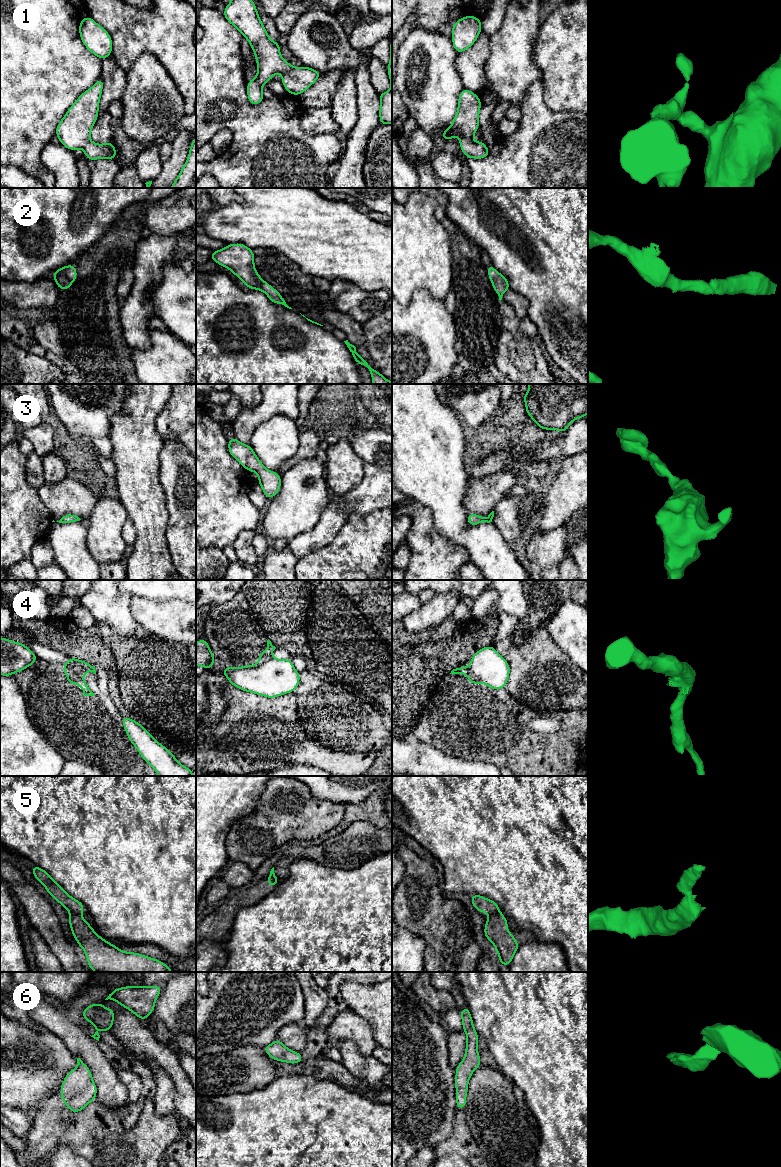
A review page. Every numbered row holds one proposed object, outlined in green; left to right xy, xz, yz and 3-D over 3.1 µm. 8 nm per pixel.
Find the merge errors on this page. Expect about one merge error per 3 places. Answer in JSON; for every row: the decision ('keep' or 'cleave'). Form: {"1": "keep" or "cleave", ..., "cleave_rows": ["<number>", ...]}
{"1": "keep", "2": "keep", "3": "keep", "4": "cleave", "5": "cleave", "6": "keep", "cleave_rows": ["4", "5"]}

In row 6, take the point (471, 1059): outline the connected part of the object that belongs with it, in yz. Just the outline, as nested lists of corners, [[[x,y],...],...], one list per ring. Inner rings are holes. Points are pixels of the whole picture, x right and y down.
[[[466,1005],[460,1012],[462,1018],[463,1030],[467,1036],[466,1050],[461,1063],[456,1066],[455,1088],[456,1088],[456,1109],[466,1108],[466,1094],[468,1092],[468,1083],[472,1073],[482,1066],[480,1055],[478,1053],[478,1037],[473,1026],[473,1019],[470,1009]]]

